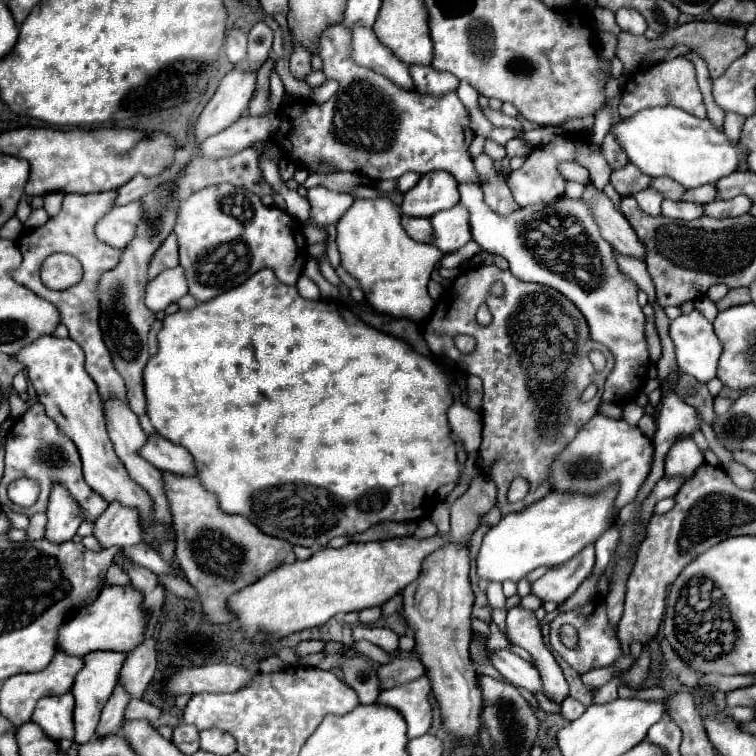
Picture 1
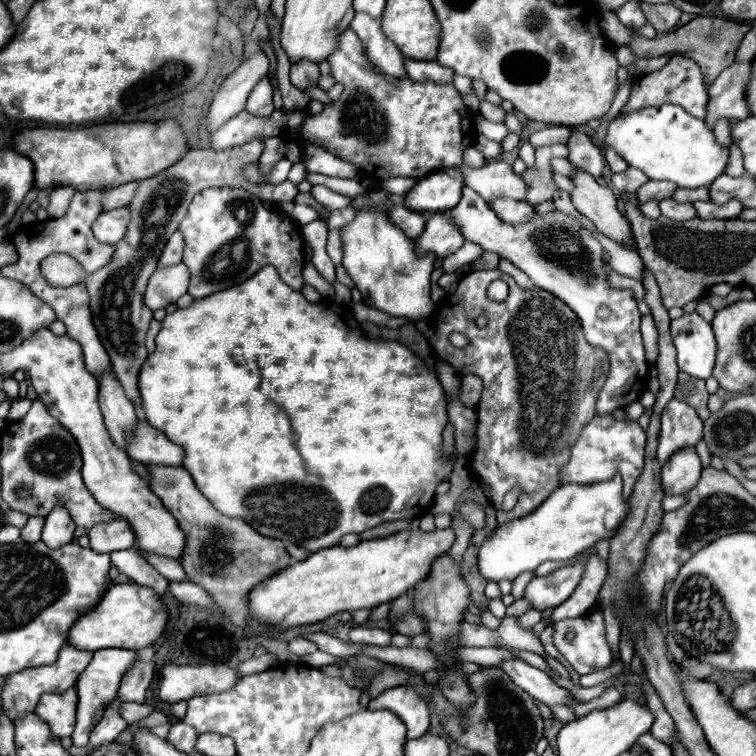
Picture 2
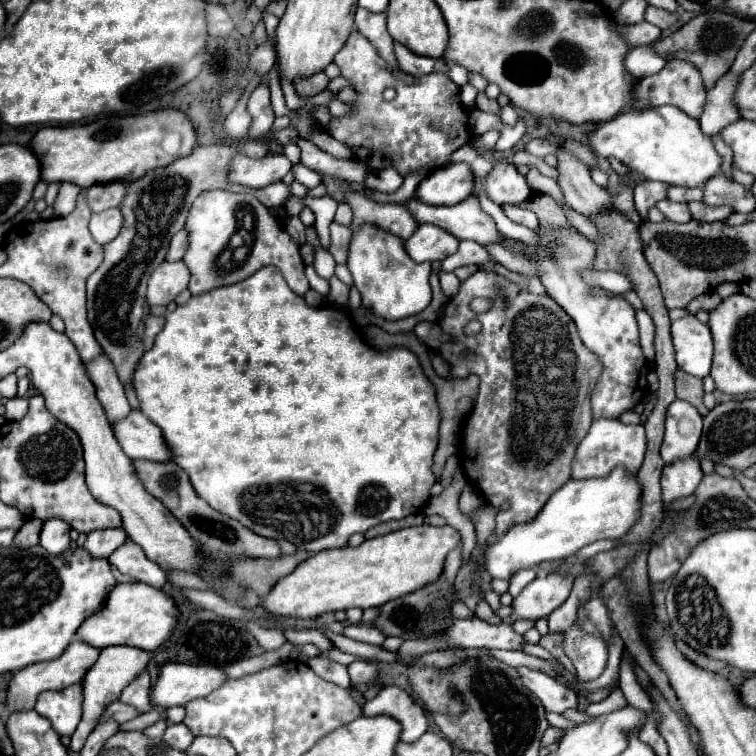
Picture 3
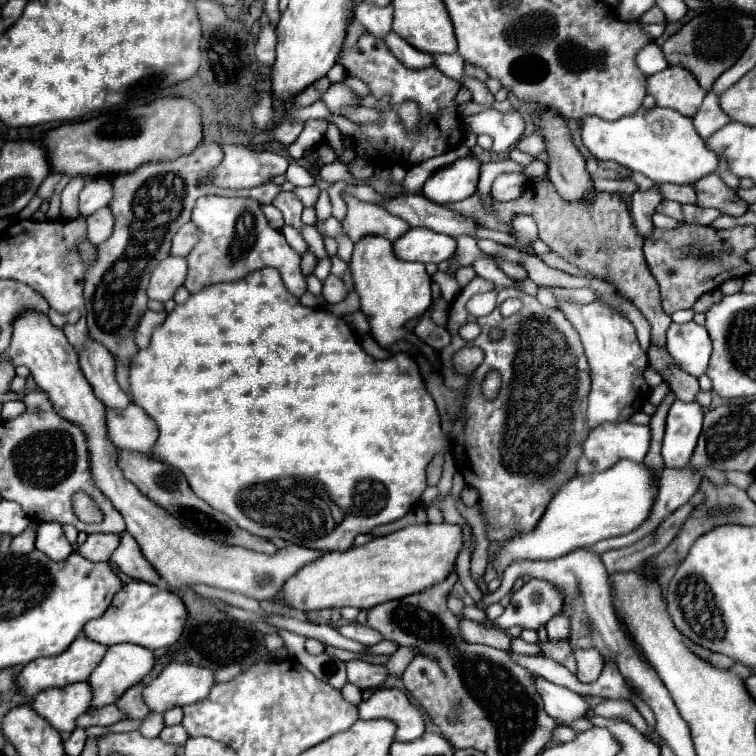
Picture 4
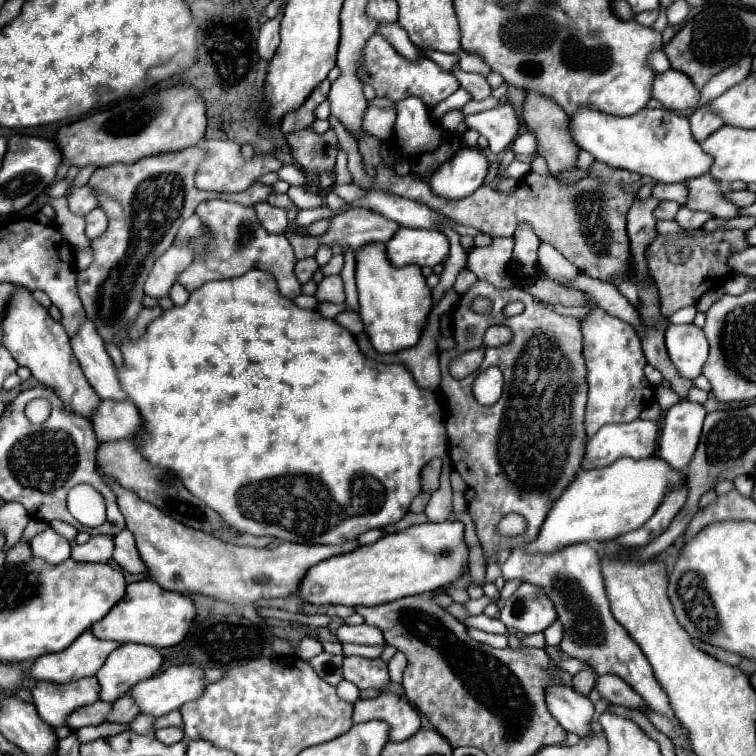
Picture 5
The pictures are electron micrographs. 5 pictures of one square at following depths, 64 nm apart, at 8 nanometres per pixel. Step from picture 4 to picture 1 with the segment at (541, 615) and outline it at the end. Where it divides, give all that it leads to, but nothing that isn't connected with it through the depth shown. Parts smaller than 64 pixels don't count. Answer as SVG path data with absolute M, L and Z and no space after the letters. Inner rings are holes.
M588 544L572 560L550 568L540 580L532 584L532 594L542 602L552 600L556 604L570 598L576 588L590 576L594 566L594 544Z

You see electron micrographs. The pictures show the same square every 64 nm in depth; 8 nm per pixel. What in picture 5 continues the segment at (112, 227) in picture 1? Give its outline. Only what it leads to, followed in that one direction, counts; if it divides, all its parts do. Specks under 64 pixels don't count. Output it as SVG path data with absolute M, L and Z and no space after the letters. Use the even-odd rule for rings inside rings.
M94 208L88 216L86 216L86 236L90 240L96 240L104 234L104 230L108 228L108 216L102 208Z

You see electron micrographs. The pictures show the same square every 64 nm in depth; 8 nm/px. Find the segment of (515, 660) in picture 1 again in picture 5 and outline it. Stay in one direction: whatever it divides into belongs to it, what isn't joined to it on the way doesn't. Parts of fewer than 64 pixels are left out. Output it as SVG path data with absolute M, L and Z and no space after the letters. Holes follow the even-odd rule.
M552 684L546 688L546 704L564 730L576 732L578 736L590 734L594 706L586 696L580 696L568 686Z

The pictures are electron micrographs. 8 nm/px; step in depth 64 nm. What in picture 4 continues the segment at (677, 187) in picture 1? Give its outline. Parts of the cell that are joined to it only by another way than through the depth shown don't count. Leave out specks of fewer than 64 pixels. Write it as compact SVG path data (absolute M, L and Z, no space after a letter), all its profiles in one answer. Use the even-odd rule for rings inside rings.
M652 186L650 190L636 190L632 194L632 220L642 236L648 236L652 232L652 212L662 202L658 186Z

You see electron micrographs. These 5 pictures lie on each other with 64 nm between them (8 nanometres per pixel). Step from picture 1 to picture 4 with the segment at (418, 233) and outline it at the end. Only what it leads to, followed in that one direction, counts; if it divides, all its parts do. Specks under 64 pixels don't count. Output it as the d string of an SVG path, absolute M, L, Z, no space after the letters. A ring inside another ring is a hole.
M342 194L342 198L348 204L348 216L342 226L352 242L360 240L360 236L366 234L378 234L388 240L398 240L410 230L410 224L406 220L402 220L400 216L392 216L380 204L362 202L350 194Z

